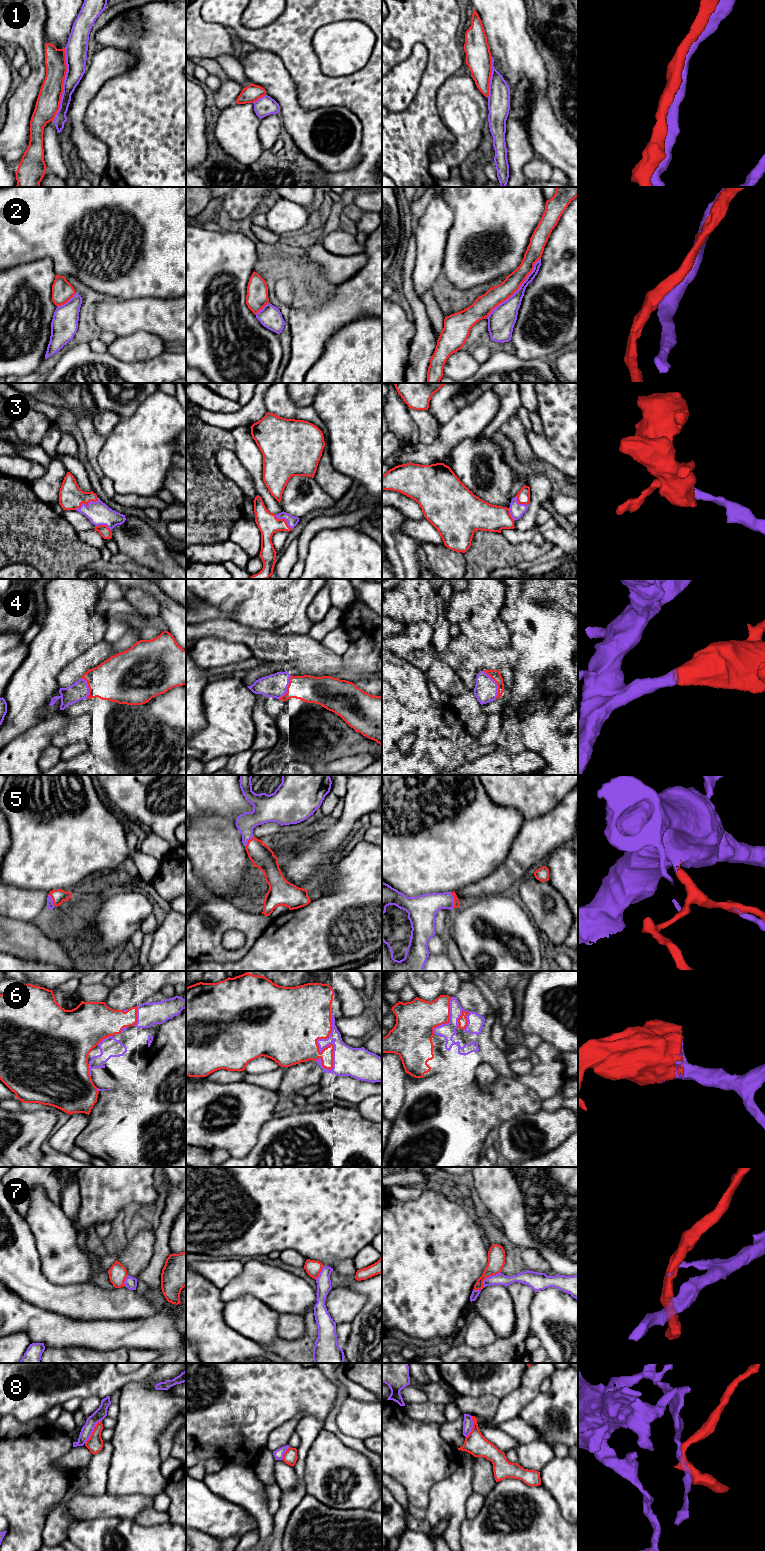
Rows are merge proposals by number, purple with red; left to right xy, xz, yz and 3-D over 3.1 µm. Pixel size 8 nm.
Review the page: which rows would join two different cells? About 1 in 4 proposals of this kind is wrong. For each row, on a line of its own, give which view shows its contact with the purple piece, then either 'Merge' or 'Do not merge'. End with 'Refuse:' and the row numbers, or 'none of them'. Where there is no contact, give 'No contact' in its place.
1: Touches purple in xy. Merge
2: Touches purple in yz. Merge
3: Touches purple in xy. Merge
4: Touches purple in yz. Merge
5: Touches purple in yz. Merge
6: Touches purple in xz. Merge
7: Touches purple in yz. Do not merge
8: Touches purple in xy. Do not merge
Refuse: 7, 8

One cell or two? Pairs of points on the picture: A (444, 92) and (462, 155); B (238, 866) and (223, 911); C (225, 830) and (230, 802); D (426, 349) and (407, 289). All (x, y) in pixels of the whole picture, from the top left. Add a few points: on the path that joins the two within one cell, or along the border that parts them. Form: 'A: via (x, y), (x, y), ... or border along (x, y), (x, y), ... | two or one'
A: via (467, 87), (483, 103), (483, 117), (477, 132) | one
B: border along (225, 899), (235, 902) | two
C: border along (204, 814), (219, 815), (230, 820), (235, 825) | two
D: via (424, 334), (419, 309), (416, 304) | one

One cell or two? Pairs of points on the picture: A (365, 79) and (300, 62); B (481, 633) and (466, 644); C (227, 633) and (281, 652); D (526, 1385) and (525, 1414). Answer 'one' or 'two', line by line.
A: one
B: two
C: one
D: two

